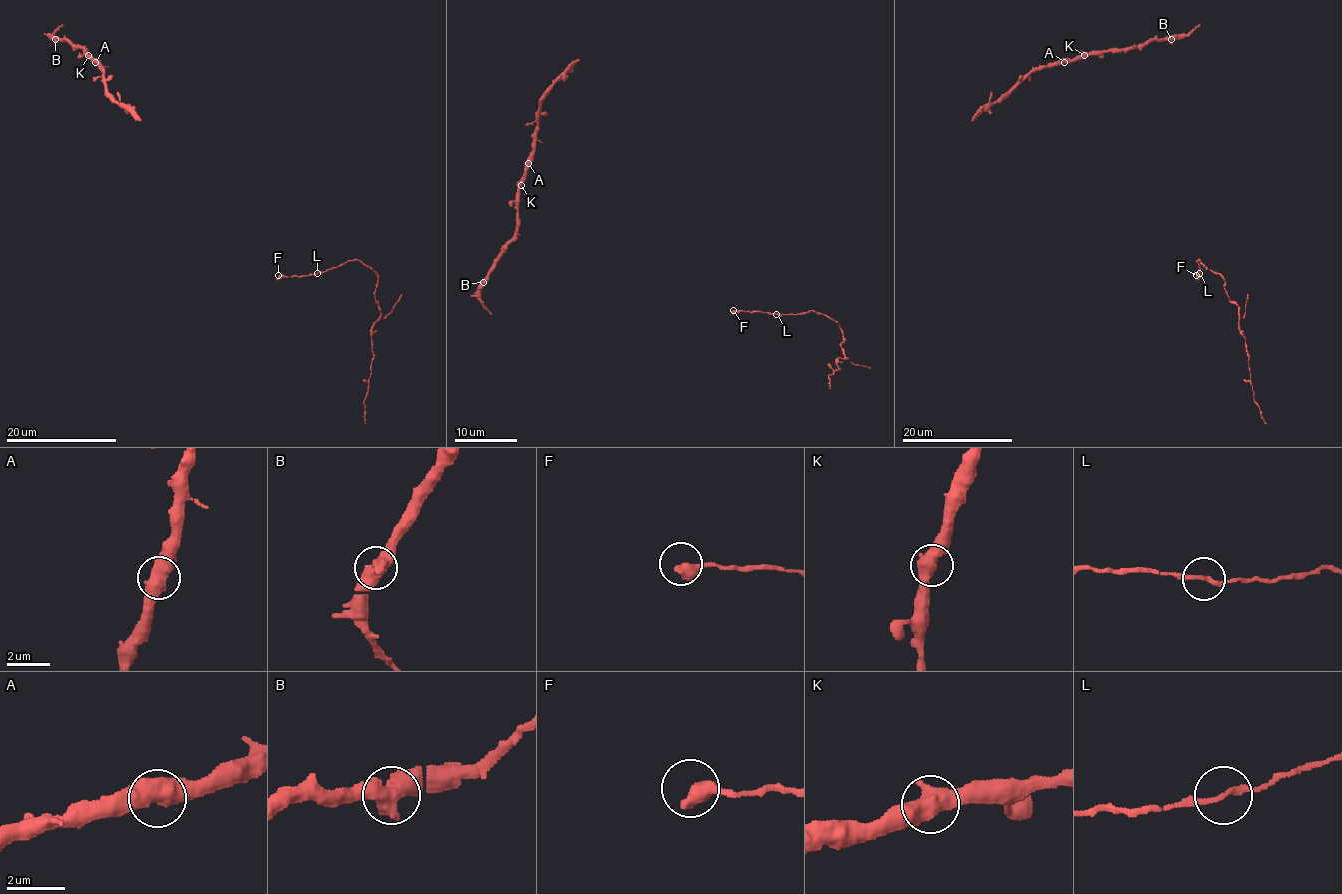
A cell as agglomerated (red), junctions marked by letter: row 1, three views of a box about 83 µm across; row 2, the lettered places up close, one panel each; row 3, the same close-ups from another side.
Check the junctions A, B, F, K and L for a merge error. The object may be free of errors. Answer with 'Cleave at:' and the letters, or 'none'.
Cleave at: none

